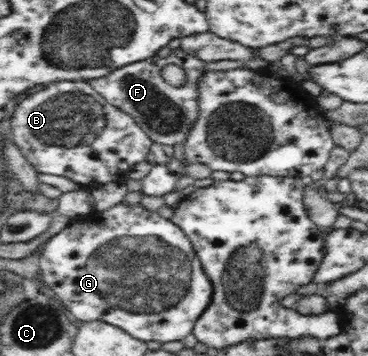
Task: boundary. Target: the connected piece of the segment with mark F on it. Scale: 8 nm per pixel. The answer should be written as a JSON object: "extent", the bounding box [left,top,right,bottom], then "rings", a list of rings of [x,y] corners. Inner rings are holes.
{"extent":[88,48,206,146],"rings":[[[178,48],[174,49],[168,57],[150,57],[99,77],[98,81],[88,81],[88,83],[106,99],[108,104],[118,107],[124,113],[129,113],[146,135],[150,136],[153,143],[173,146],[186,141],[186,135],[190,133],[192,125],[200,115],[199,85],[202,75],[206,73],[206,62]],[[171,64],[178,65],[186,71],[187,81],[182,88],[172,87],[164,82],[161,76],[162,69]]]}

